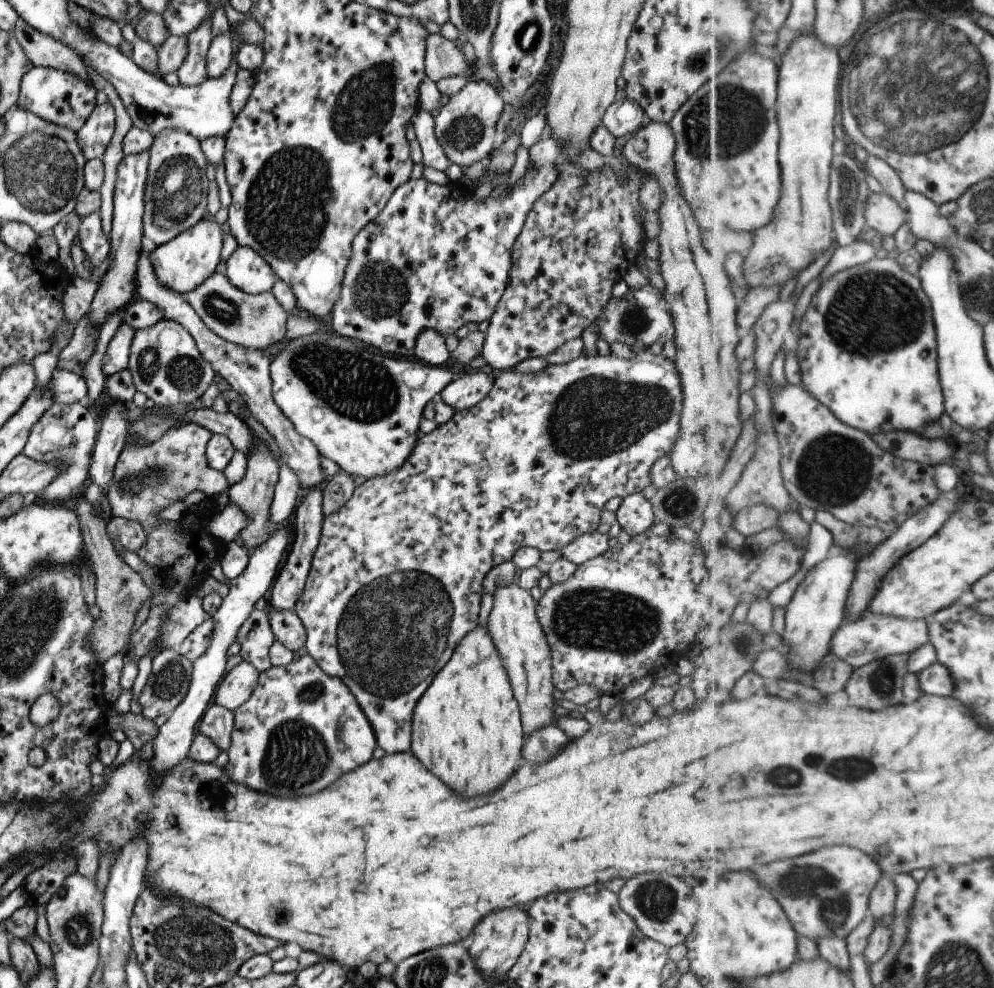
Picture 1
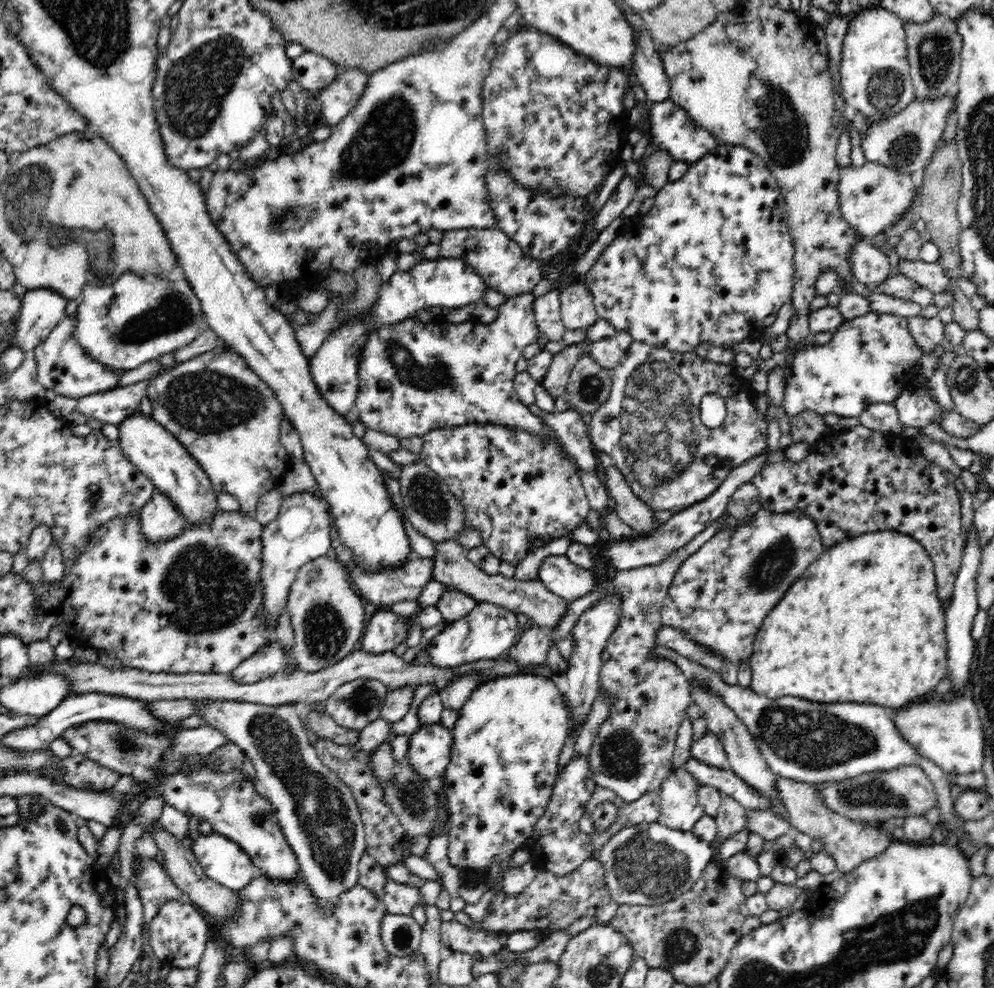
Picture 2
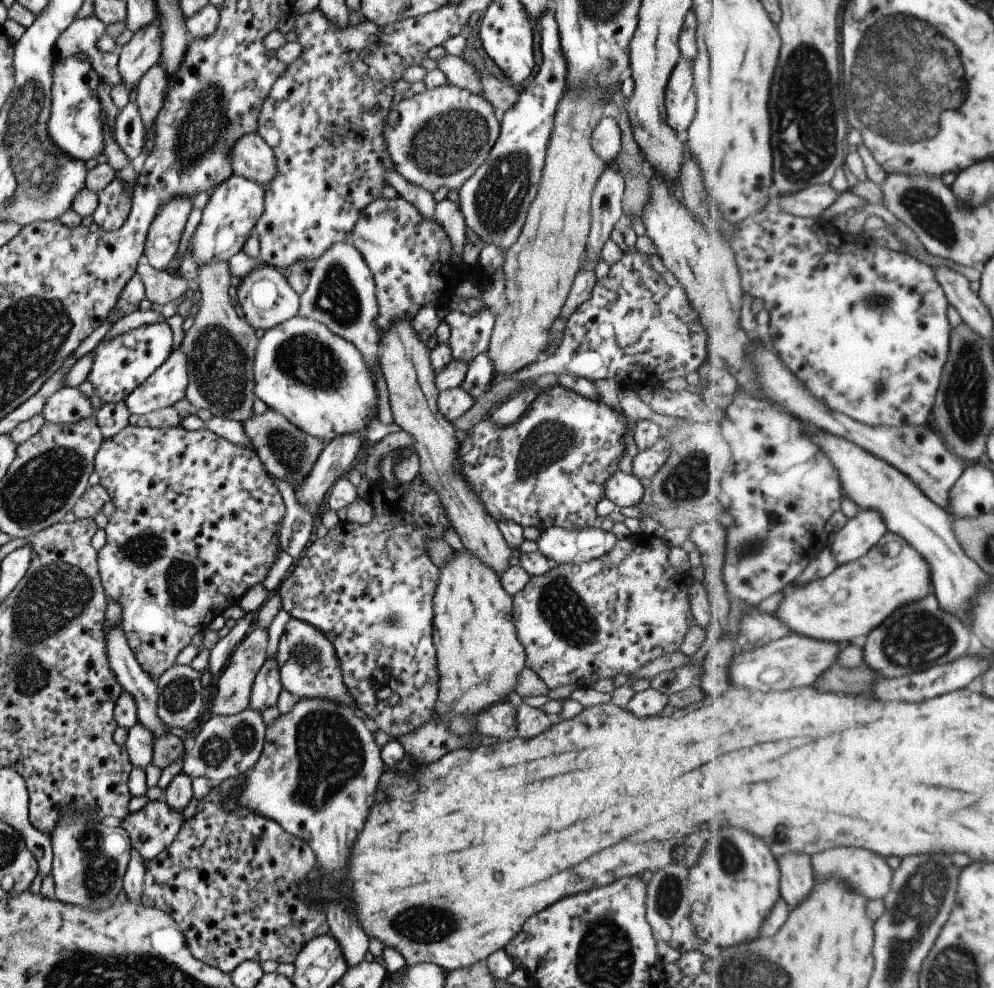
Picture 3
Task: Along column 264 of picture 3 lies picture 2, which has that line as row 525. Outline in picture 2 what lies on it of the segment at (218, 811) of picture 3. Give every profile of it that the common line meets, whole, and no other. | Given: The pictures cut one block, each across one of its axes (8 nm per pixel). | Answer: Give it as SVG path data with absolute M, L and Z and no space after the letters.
M857 425L849 431L846 430L842 433L832 431L831 433L828 432L824 438L820 438L820 440L813 443L810 446L808 456L806 456L803 460L794 463L793 461L790 461L790 459L784 458L782 460L778 460L776 463L770 463L756 474L756 476L751 479L751 482L754 483L758 489L762 506L766 507L768 510L776 513L787 513L792 512L793 510L800 510L804 511L804 513L810 516L811 519L814 519L818 532L821 536L821 541L826 548L836 545L837 542L845 541L847 538L854 538L858 535L869 532L898 531L899 533L910 535L914 538L914 540L920 542L930 555L935 572L935 583L937 584L939 601L943 604L943 608L946 610L953 599L954 584L958 575L958 570L960 570L961 558L965 546L965 536L960 525L960 508L962 508L962 504L960 502L962 502L962 500L960 499L960 492L954 483L956 477L954 477L950 471L928 461L922 455L918 444L916 444L916 458L914 458L914 462L912 462L912 458L910 458L910 452L906 454L906 450L910 450L908 446L904 446L904 448L902 448L902 444L900 444L900 448L898 448L898 444L896 444L896 456L892 454L892 448L894 448L894 440L888 440L888 438L884 436L884 433L870 430L862 425Z

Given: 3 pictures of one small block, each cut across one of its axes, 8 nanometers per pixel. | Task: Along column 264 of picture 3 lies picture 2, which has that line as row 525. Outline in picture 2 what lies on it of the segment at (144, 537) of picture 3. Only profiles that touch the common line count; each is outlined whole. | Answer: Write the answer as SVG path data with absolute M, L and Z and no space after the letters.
M470 423L468 425L442 427L441 429L432 430L428 434L424 434L423 439L422 450L420 450L418 454L420 461L430 467L443 481L446 481L450 491L452 491L458 501L462 503L466 528L478 529L478 531L480 531L480 537L482 537L482 544L488 546L490 550L489 554L496 556L500 562L506 561L516 566L528 553L536 549L531 546L532 539L540 537L540 539L554 540L565 537L568 533L571 533L571 530L574 530L581 524L587 517L588 511L591 509L587 494L585 493L585 488L577 473L580 467L578 467L575 459L565 450L557 434L545 440L545 438L539 438L539 436L534 436L525 430L515 430L513 426L502 426L497 423Z

